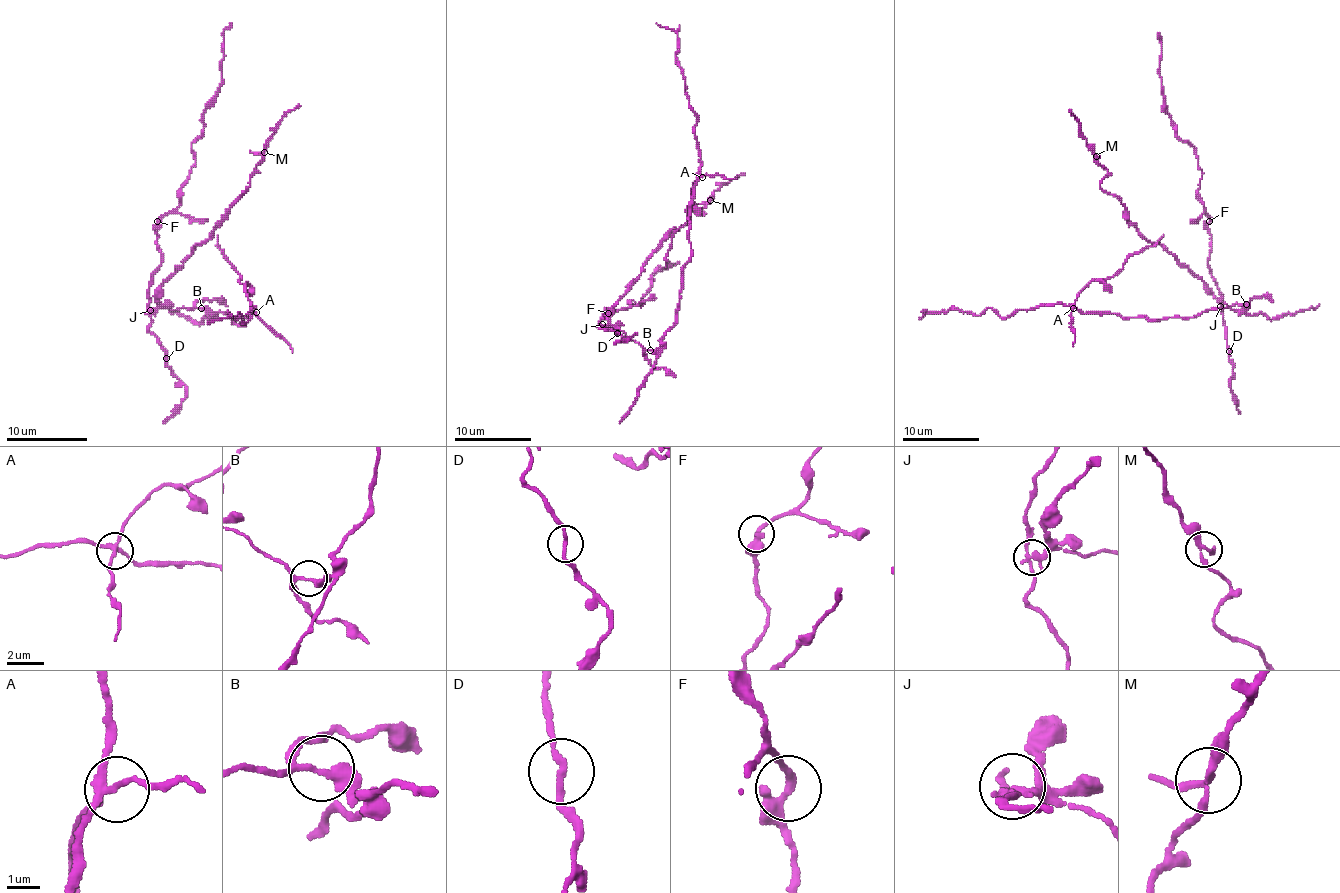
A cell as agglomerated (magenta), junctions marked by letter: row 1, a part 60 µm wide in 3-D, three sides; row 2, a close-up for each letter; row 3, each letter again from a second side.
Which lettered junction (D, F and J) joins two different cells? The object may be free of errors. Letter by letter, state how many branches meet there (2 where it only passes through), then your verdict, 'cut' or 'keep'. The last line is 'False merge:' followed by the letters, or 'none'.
D: 2 | keep
F: 3 | keep
J: 3 | cut
False merge: J

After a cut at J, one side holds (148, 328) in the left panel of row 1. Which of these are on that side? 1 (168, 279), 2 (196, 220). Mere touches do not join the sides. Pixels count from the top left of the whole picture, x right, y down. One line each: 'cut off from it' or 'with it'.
1: cut off from it
2: with it

